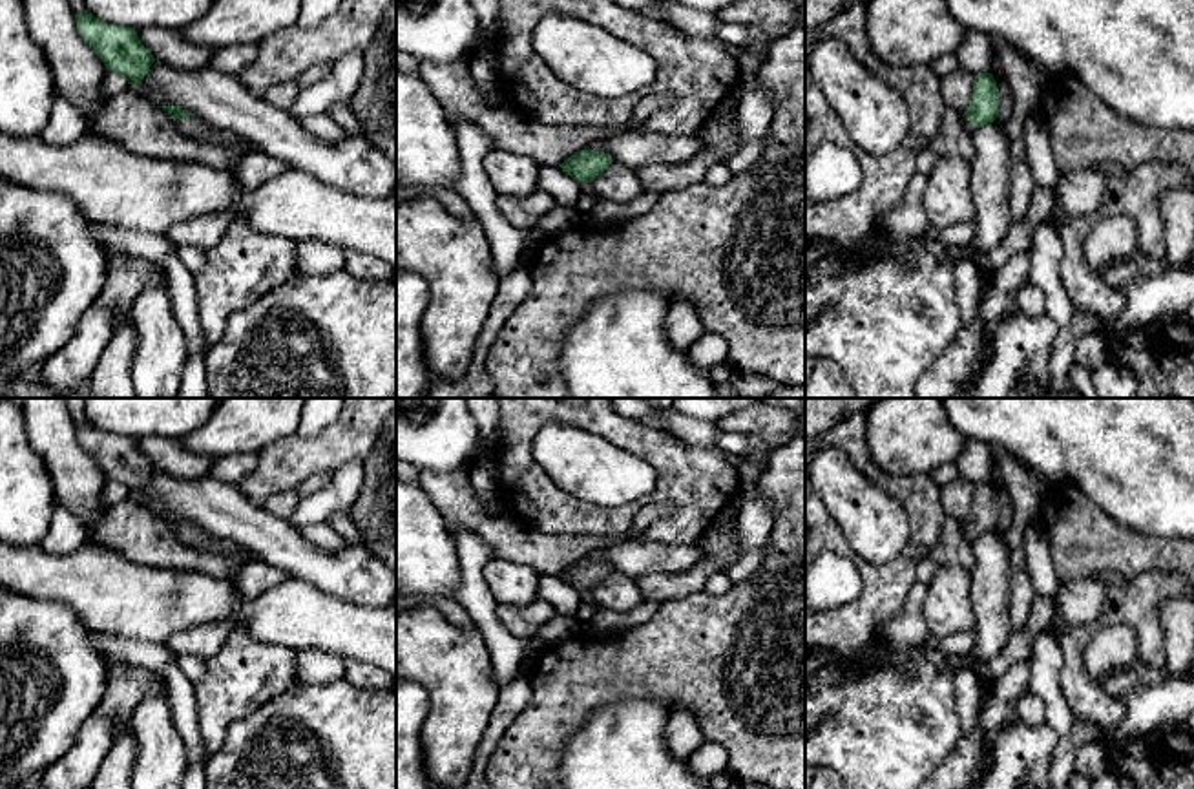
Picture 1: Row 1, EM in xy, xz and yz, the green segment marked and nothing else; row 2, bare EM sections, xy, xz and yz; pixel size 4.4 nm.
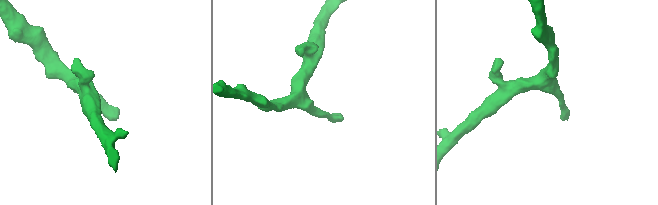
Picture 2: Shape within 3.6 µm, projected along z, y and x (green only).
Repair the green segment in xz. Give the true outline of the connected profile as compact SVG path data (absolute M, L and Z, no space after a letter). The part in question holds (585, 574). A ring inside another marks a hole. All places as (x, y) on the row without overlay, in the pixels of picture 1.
M592 552L560 573L562 581L577 592L592 592L612 573L604 552Z

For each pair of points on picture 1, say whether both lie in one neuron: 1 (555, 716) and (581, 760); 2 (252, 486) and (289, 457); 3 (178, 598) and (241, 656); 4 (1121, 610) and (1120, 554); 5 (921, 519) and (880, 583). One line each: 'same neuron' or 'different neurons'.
1: different neurons
2: same neuron
3: different neurons
4: different neurons
5: same neuron

